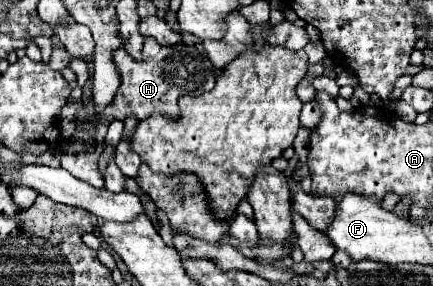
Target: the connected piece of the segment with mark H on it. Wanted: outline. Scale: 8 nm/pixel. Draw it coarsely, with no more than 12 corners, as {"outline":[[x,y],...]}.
{"outline":[[145,39],[115,49],[119,117],[179,117],[181,95],[215,87],[199,47]]}

